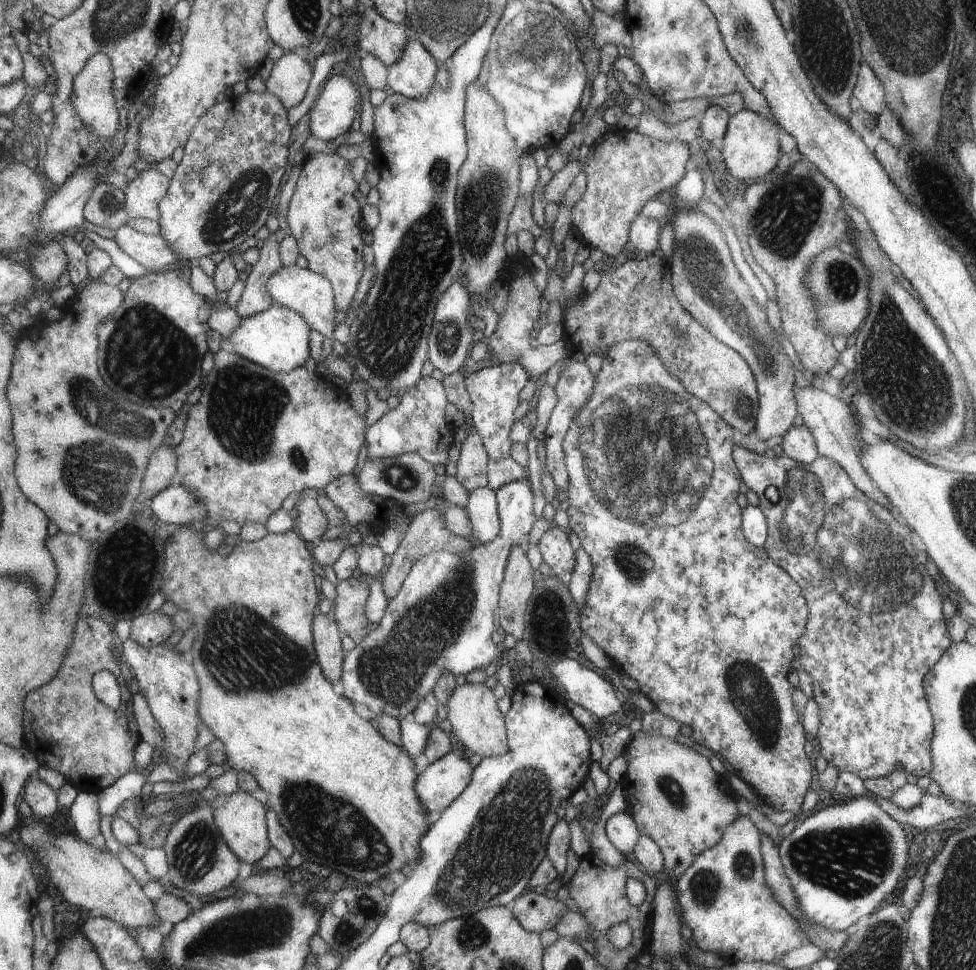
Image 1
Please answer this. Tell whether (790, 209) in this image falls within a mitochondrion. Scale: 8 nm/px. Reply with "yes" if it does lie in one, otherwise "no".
yes

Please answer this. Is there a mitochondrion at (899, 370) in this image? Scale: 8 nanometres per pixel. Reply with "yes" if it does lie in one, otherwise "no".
yes

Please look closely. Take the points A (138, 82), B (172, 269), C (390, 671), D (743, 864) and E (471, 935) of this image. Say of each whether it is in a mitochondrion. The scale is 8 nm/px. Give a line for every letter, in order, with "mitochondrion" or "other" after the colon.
A: other
B: other
C: mitochondrion
D: mitochondrion
E: mitochondrion

